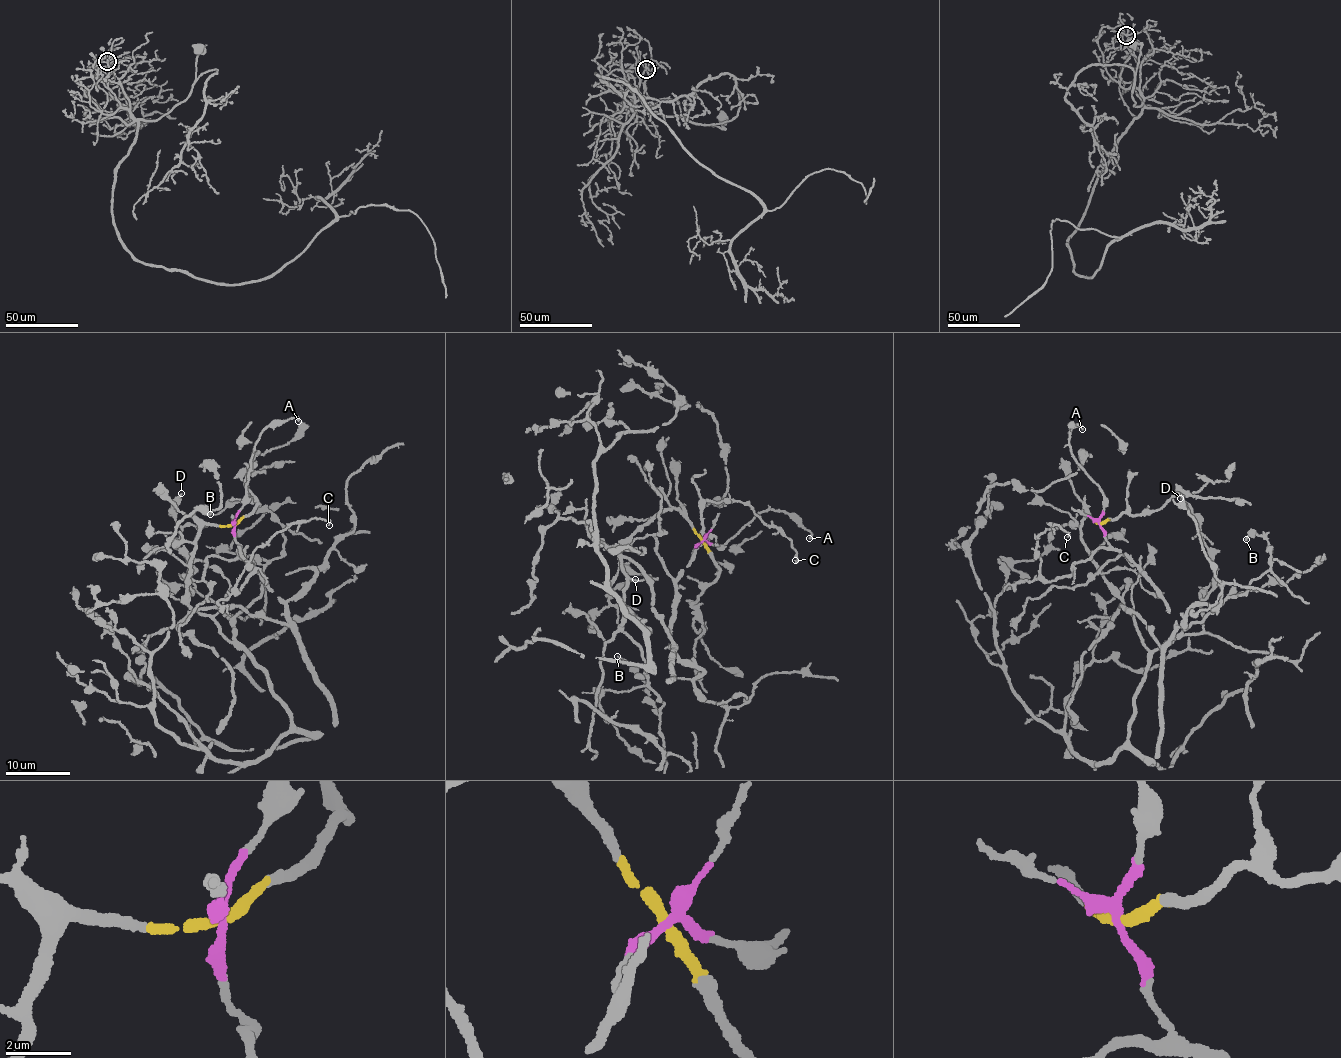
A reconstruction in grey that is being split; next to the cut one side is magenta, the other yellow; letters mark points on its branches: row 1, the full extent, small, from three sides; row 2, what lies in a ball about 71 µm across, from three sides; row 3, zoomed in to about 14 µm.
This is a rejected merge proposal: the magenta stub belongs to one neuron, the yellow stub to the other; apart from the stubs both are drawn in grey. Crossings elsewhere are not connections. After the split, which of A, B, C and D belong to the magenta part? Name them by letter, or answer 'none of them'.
A, C

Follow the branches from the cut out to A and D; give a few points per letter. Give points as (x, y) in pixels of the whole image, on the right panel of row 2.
A: (1099, 523), (1104, 493), (1072, 455), (1069, 438), (1071, 427), (1079, 424), (1082, 430)
D: (1099, 523), (1087, 515), (1082, 542), (1155, 650), (1203, 630), (1201, 604), (1216, 570), (1180, 497)

